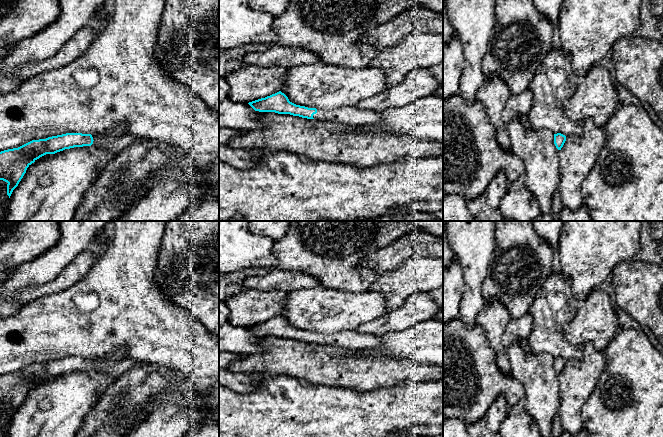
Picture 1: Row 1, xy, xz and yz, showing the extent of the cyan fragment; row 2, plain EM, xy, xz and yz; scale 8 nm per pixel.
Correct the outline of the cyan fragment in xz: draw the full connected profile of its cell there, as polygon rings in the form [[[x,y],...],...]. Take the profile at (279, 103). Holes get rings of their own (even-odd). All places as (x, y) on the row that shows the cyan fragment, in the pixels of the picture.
[[[281,91],[248,103],[255,111],[290,114],[307,119],[317,119],[346,125],[372,124],[380,120],[381,112],[362,110],[356,107],[343,107],[335,110],[319,110],[296,105]]]

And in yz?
[[[561,133],[554,134],[554,144],[558,150],[561,150],[565,141],[566,141],[565,135],[563,135]]]

